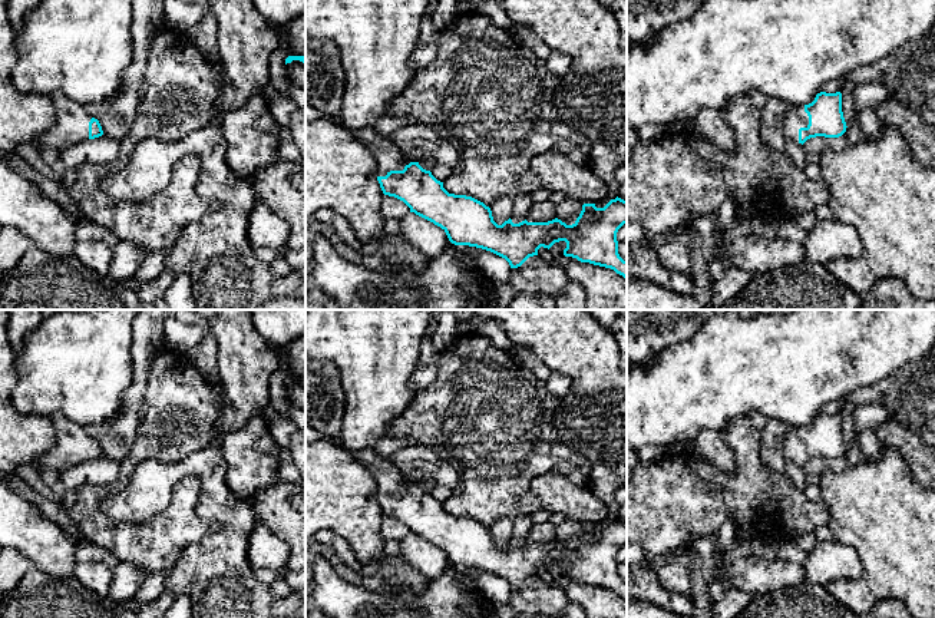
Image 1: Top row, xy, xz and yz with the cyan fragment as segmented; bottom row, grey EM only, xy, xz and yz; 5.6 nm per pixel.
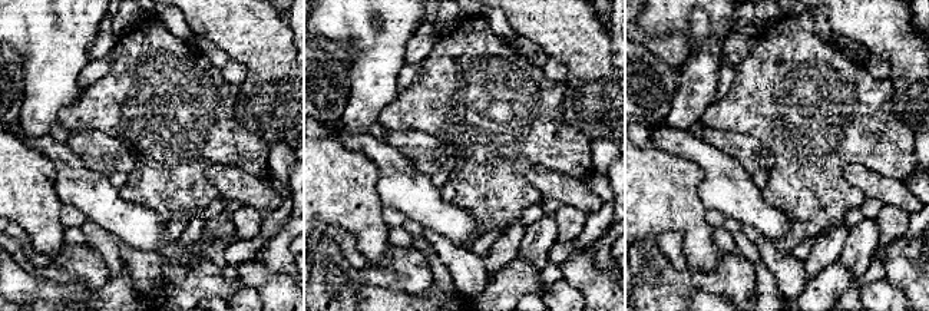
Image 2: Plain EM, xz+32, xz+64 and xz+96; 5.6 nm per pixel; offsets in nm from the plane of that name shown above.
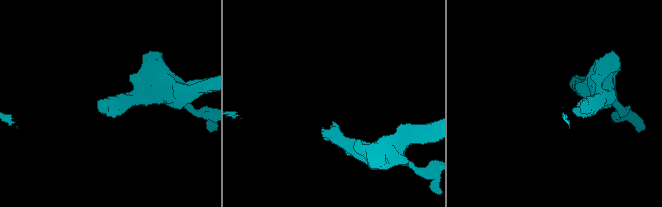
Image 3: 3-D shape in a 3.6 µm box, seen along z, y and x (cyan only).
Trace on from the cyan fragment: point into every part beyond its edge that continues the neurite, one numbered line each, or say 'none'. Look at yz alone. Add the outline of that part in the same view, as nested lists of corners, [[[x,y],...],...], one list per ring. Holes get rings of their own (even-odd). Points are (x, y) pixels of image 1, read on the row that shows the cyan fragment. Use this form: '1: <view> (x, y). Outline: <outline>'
1: yz (796, 118). Outline: [[[805,105],[793,106],[783,120],[783,136],[786,141],[799,143],[799,129],[807,128],[809,116],[805,112]]]

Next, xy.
1: xy (70, 128). Outline: [[[62,92],[50,95],[54,106],[54,125],[37,139],[37,151],[42,149],[66,149],[80,142],[89,141],[89,122],[92,116],[85,106],[73,102]]]

